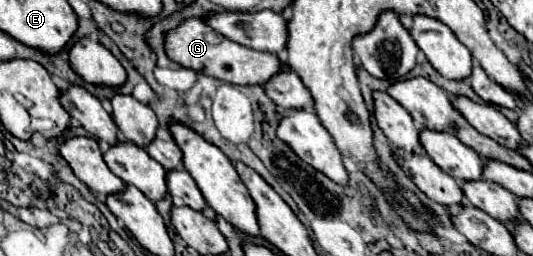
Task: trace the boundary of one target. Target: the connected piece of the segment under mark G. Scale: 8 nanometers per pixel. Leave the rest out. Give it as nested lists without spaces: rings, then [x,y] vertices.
[[[188,17],[176,29],[170,29],[168,33],[164,33],[164,51],[174,63],[186,69],[192,69],[196,73],[216,77],[234,85],[264,85],[280,69],[278,55],[248,49],[240,43],[234,43],[222,37],[220,33],[216,33],[212,27],[208,27],[202,19],[196,19],[196,17]]]

